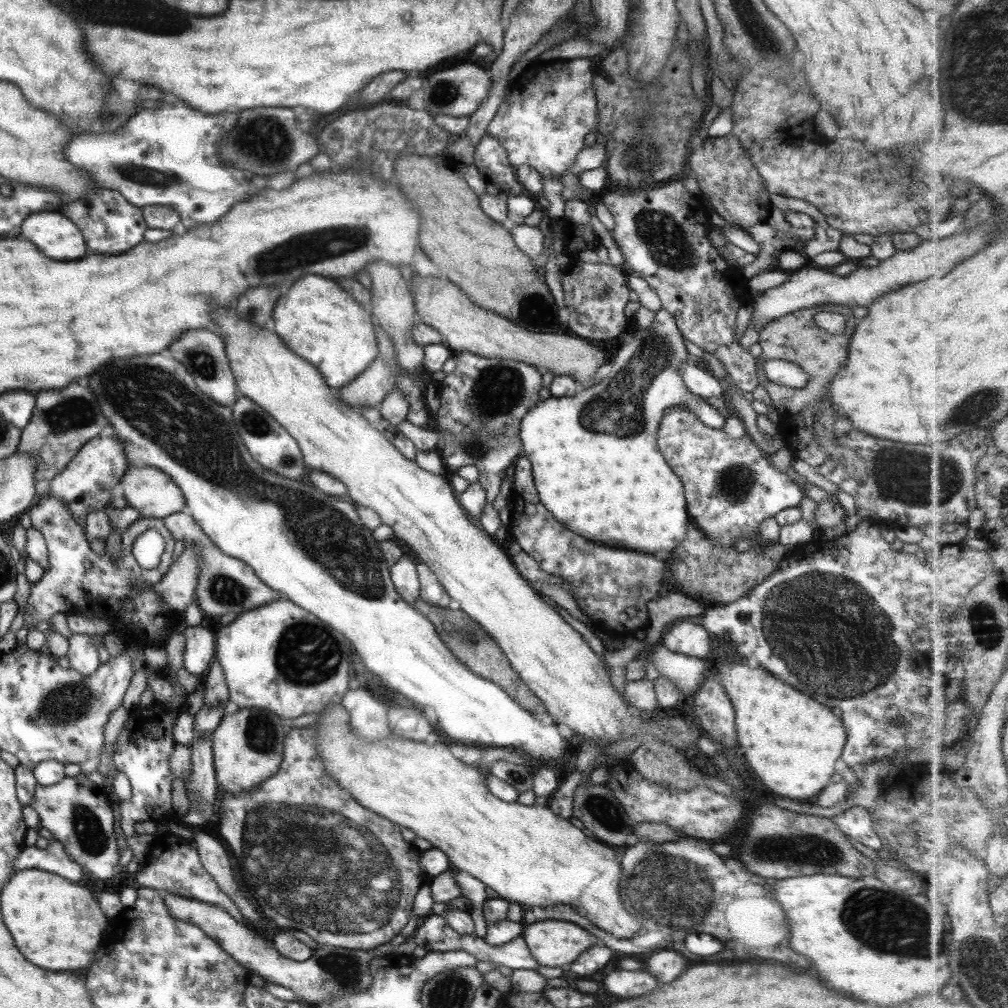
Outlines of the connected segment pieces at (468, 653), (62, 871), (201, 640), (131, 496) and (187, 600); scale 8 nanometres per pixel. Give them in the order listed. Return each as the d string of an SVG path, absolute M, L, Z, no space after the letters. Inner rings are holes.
M420 598L414 600L414 609L420 613L435 629L439 640L447 646L447 650L457 658L463 666L476 673L481 678L486 678L499 686L509 698L519 704L521 708L530 713L543 714L546 708L527 690L525 683L511 668L506 656L502 653L499 645L491 638L477 622L468 618L461 609L451 610L449 607L438 607L423 602Z
M53 839L50 841L49 846L43 850L35 845L21 847L10 868L12 868L13 873L27 869L42 870L65 878L69 882L81 880L82 870L76 862L73 862L65 854L61 843Z
M208 624L184 627L183 668L196 676L203 677L203 672L209 668L214 658L215 630Z
M125 467L119 480L126 506L134 508L141 517L160 518L177 511L185 511L181 491L166 474L153 467Z
M185 546L181 555L173 562L161 582L152 586L164 606L171 612L182 614L191 604L197 582L197 549Z

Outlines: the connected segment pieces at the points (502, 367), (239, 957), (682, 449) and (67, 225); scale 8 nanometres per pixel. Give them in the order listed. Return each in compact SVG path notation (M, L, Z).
M467 351L458 352L456 356L453 371L437 383L440 406L436 412L437 429L440 432L446 430L456 443L443 444L437 450L445 469L453 473L467 464L477 468L477 481L485 491L485 502L475 522L485 534L492 536L501 525L498 511L492 504L505 470L521 451L520 422L523 415L539 402L537 392L541 388L543 372L529 363L513 359L481 358Z
M165 893L162 894L162 901L169 913L169 916L173 920L180 920L186 922L201 929L205 936L208 936L211 940L215 941L235 962L238 962L248 972L248 974L255 974L262 978L265 983L274 984L277 986L284 986L285 988L293 990L297 994L298 998L304 1004L312 1006L315 1003L320 1003L323 999L326 999L329 995L337 994L346 995L350 992L366 989L370 985L372 976L368 973L367 964L373 957L385 958L393 950L393 946L397 946L406 941L406 937L395 935L389 942L379 945L373 948L371 951L366 950L341 950L341 948L331 948L331 950L317 950L313 949L311 956L304 961L295 962L290 958L281 956L272 945L268 945L266 941L261 939L255 934L251 927L247 924L237 922L234 918L231 918L230 914L220 906L201 902L194 898L185 898L176 894Z
M672 406L662 415L657 428L656 437L658 449L663 455L665 462L667 462L667 466L669 466L681 481L682 489L685 494L685 502L687 502L685 508L687 508L688 520L703 533L703 536L707 540L711 540L713 545L732 546L738 539L749 536L749 534L760 525L760 522L763 522L767 518L774 518L775 514L780 510L798 507L799 500L803 497L799 487L786 475L786 473L780 472L775 467L771 467L770 457L763 453L763 451L752 441L752 438L749 435L746 434L740 438L733 439L728 436L722 428L713 429L703 425L703 423L697 418L696 414L693 414L683 406Z
M59 212L31 214L31 216L25 218L21 225L19 236L33 242L37 246L37 250L41 250L47 258L53 258L53 260L77 260L77 258L83 258L89 252L79 228L67 218L63 218Z

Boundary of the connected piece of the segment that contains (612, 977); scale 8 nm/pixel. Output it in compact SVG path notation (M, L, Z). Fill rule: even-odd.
M619 968L605 976L603 986L607 988L607 992L615 994L615 996L631 998L631 996L641 996L641 994L647 994L649 990L653 990L655 980L651 976L647 976L645 972Z

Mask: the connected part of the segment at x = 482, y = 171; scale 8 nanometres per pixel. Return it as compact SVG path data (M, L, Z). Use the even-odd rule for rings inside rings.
M487 134L474 147L472 164L486 183L492 184L500 197L525 194L524 188L517 182L516 173L508 163L505 150L497 140Z

